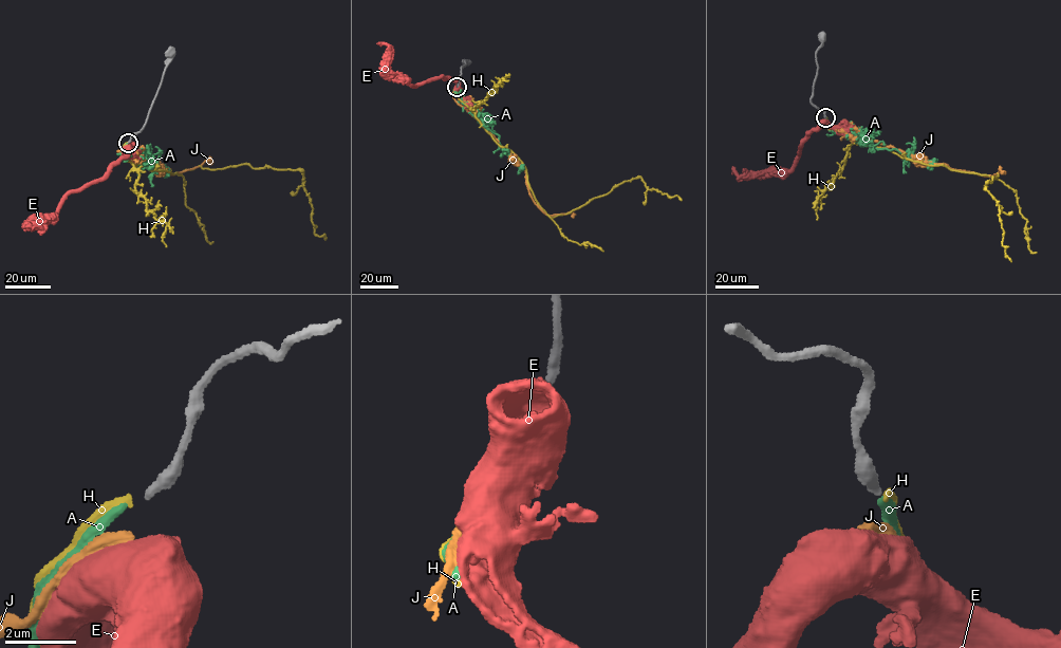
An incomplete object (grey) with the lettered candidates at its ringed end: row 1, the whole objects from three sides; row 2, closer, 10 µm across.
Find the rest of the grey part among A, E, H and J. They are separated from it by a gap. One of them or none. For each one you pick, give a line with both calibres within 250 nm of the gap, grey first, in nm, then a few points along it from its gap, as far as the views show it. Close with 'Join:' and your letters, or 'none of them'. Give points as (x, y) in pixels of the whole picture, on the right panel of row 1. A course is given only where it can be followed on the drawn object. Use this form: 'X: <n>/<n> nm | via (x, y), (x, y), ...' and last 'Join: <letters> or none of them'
A: 320/280 nm | via (826, 117), (829, 129), (857, 136), (876, 149), (897, 149), (928, 162), (937, 160)
Join: A

